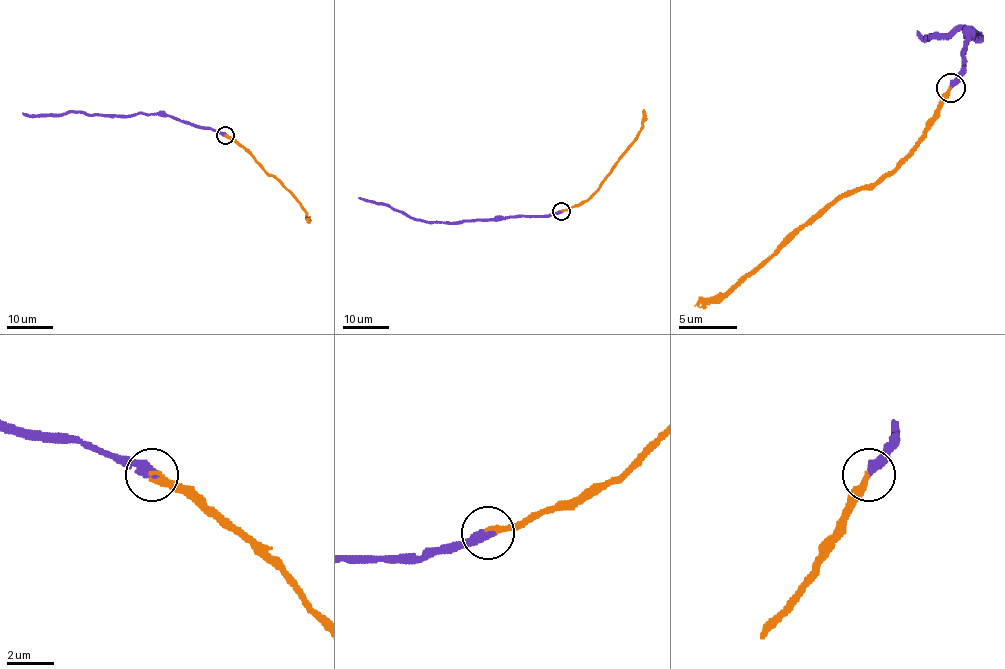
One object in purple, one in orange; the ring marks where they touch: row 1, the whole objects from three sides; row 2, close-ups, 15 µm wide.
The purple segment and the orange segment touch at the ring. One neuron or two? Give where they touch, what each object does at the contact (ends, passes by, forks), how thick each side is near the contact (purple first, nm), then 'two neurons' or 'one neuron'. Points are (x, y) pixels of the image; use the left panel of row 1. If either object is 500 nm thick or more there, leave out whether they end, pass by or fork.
at (225, 135); purple ends there; orange ends there; 440 nm thick on the purple side, 240 nm on the other; one neuron

